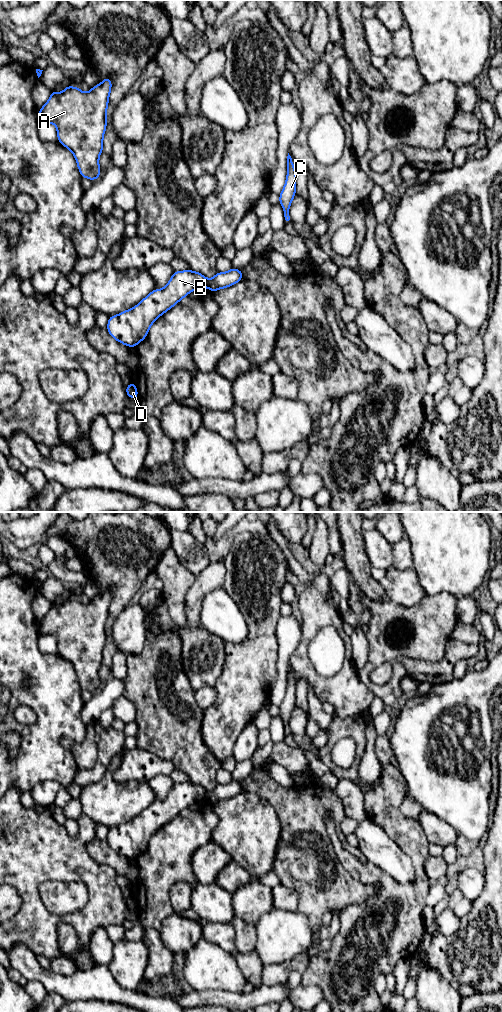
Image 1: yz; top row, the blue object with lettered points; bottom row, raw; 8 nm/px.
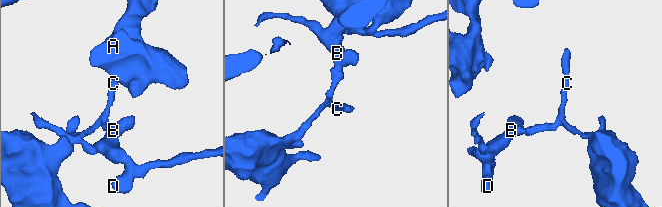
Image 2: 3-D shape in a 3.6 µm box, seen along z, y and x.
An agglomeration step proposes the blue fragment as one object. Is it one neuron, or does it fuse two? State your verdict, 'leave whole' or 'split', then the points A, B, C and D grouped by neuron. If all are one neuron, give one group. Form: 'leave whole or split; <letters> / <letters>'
split; A C / B D

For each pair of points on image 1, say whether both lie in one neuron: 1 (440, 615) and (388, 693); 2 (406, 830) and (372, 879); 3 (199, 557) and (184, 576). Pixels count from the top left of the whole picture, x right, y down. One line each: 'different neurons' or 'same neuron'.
1: same neuron
2: same neuron
3: different neurons

